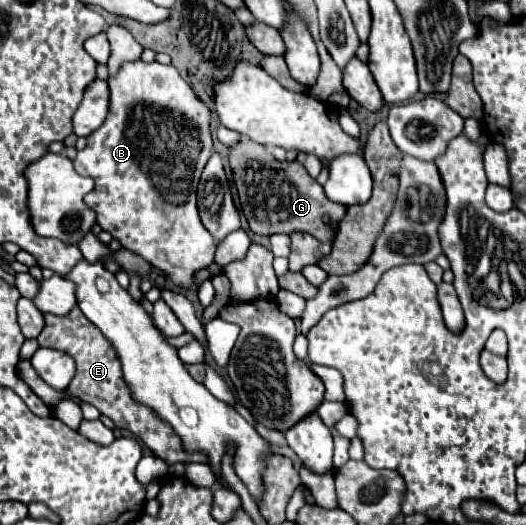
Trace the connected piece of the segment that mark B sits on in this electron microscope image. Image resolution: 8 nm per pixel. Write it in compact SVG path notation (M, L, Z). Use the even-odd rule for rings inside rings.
M142 60L124 64L118 76L108 78L108 86L108 116L104 124L88 136L86 148L80 150L74 160L76 172L80 176L90 176L96 182L84 202L96 212L96 222L102 230L108 230L114 238L118 238L124 248L140 254L160 272L166 272L178 286L190 286L196 270L214 262L216 252L216 242L202 224L196 202L200 174L214 152L210 110L172 64L166 66Z

